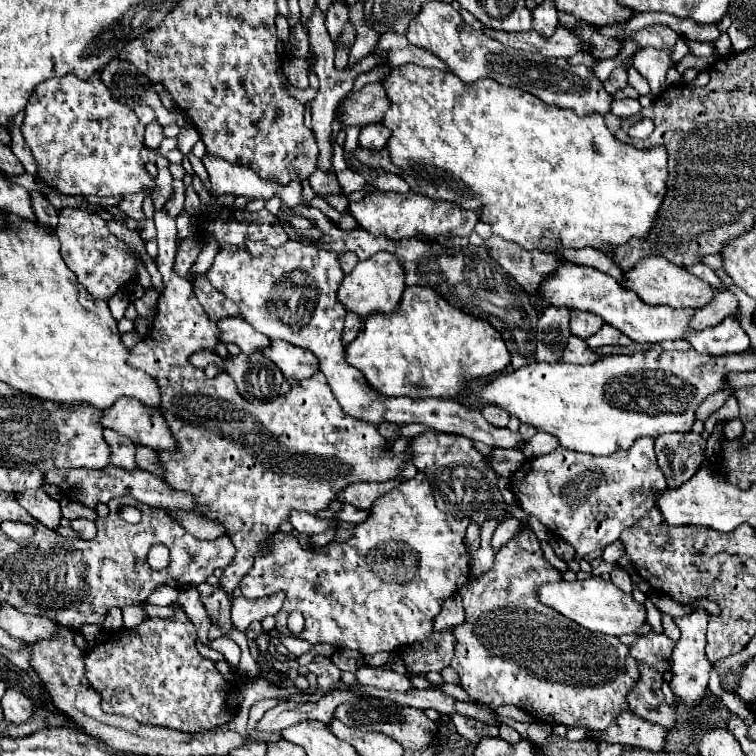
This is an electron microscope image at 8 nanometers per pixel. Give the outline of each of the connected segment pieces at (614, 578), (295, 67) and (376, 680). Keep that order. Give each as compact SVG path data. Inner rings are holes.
M616 569L616 571L612 571L612 575L610 575L610 581L618 587L618 589L622 589L624 593L632 593L632 579L622 571L622 569Z
M292 58L283 64L283 72L289 83L299 89L310 87L308 80L308 64L305 59Z
M362 665L356 669L356 681L360 685L372 685L372 687L378 687L378 689L394 689L394 691L408 691L412 689L410 687L410 679L394 673L394 671L388 671L388 669L382 669L382 667L370 667L370 665Z

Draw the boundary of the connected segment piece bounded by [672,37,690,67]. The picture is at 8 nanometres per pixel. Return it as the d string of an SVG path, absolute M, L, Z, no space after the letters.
M680 37L675 45L675 52L672 53L674 67L682 60L684 56L690 53L690 47L687 44L687 39Z

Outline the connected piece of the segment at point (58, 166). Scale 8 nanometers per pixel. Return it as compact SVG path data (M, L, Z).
M94 73L86 81L66 75L62 79L48 79L46 83L40 83L28 99L22 135L38 165L38 179L48 187L58 189L62 195L110 197L132 195L140 189L156 187L154 177L148 175L138 153L138 147L144 147L144 125L128 105L112 97L100 79L100 73Z

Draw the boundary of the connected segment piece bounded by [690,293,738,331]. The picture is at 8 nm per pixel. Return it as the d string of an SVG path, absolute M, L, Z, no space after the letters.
M718 293L708 305L696 309L690 321L690 329L702 331L706 327L714 327L722 323L726 317L732 317L736 309L738 309L738 299L732 293Z

